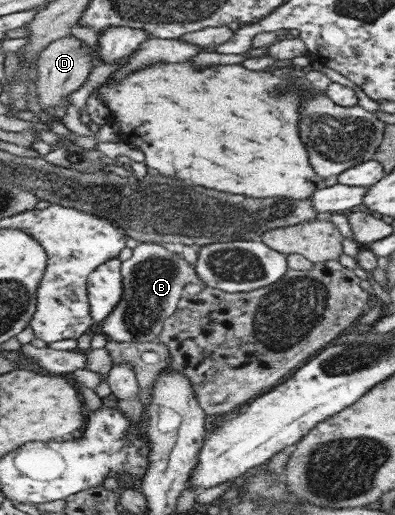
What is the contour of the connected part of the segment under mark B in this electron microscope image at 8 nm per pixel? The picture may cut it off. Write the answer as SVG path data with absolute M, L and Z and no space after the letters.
M141 242L139 245L137 245L128 255L123 258L122 263L122 274L124 277L124 287L125 287L125 293L123 296L123 299L121 300L121 303L115 308L115 311L106 318L105 321L102 323L102 333L108 337L108 340L113 341L119 341L119 343L151 343L151 341L156 341L159 336L162 335L163 330L165 329L165 323L166 321L173 315L175 315L175 312L179 309L179 303L181 303L183 296L185 295L185 290L183 287L187 284L198 284L199 283L199 276L198 271L196 269L196 265L189 264L183 256L179 253L175 253L173 251L169 251L169 249L166 249L165 247L159 245L159 243L151 243L151 242Z

